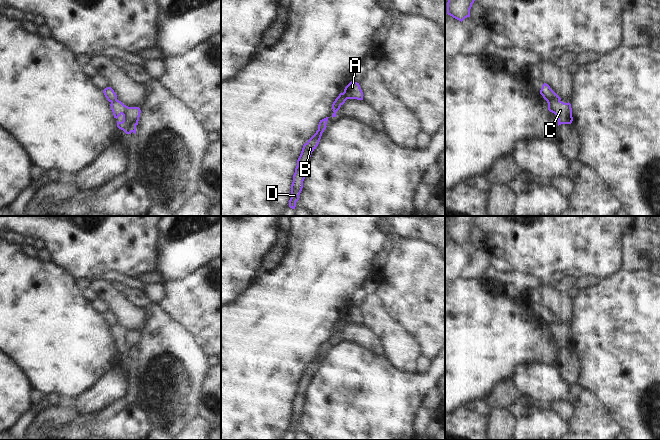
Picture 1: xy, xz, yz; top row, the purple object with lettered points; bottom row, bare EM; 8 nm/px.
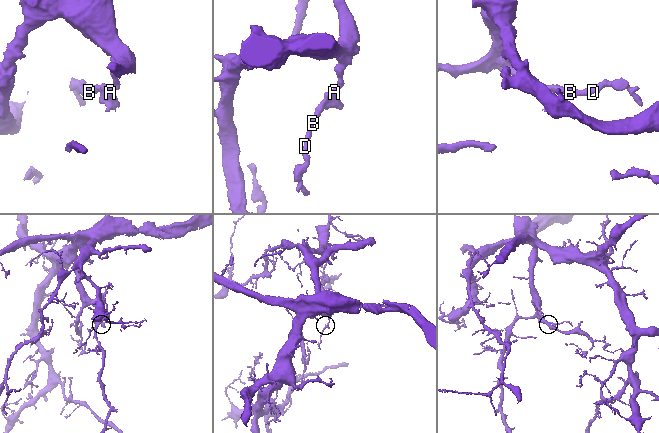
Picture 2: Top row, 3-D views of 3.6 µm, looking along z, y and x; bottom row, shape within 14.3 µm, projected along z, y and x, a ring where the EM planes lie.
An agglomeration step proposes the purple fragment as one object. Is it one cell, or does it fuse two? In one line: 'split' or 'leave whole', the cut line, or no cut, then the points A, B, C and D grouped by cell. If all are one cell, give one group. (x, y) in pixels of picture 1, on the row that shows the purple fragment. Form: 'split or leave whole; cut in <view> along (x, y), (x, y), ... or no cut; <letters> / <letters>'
split; cut in yz along (546, 100), (559, 101); A C / B D

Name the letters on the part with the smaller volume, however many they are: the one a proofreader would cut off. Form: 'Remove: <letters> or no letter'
Remove: B, D

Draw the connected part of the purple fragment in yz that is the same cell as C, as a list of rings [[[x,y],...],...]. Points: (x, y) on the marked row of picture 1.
[[[547,100],[548,110],[554,113],[558,119],[558,126],[571,124],[573,121],[571,104],[558,100]]]

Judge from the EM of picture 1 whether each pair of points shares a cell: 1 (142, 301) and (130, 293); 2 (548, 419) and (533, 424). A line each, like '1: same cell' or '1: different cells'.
1: same cell
2: same cell

